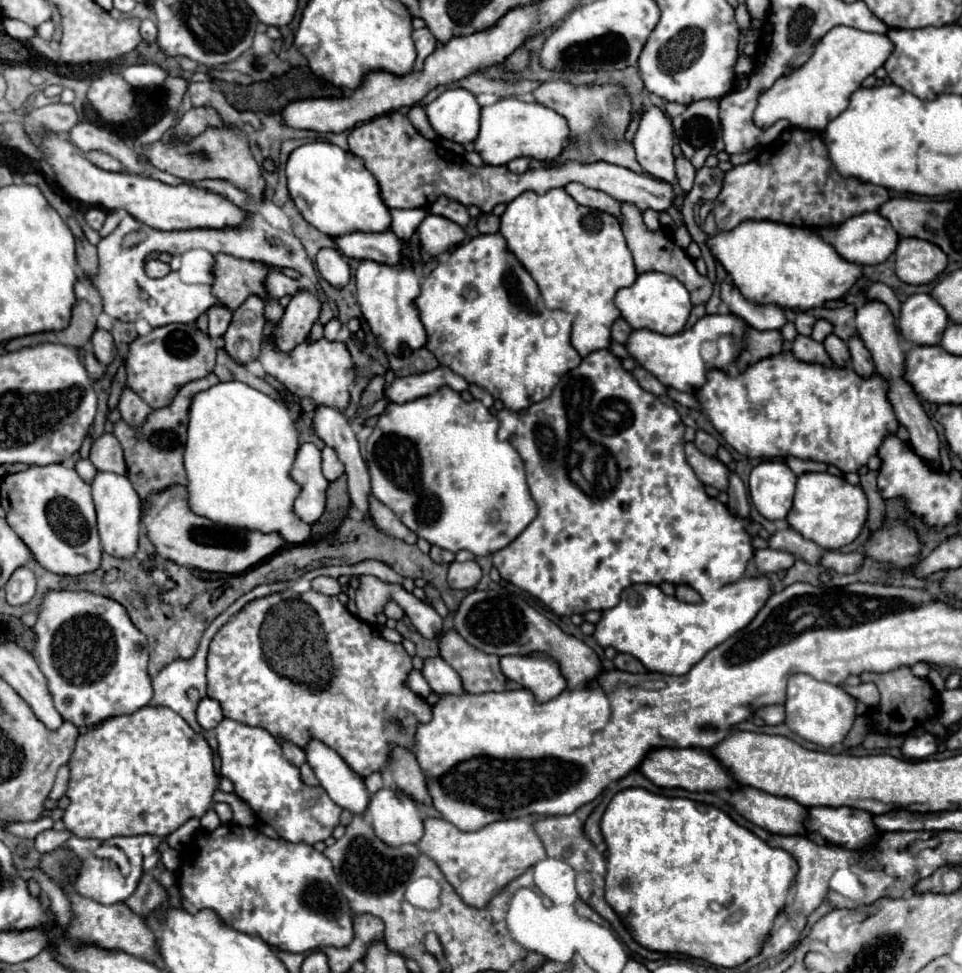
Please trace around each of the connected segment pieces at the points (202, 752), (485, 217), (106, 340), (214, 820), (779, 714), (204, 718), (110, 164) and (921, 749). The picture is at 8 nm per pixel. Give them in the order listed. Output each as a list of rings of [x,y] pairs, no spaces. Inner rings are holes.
[[[142,707],[130,715],[110,717],[98,727],[80,733],[76,747],[68,761],[70,781],[66,795],[70,799],[64,809],[66,829],[82,839],[106,841],[118,835],[158,835],[166,837],[192,817],[202,817],[218,789],[218,775],[214,771],[212,751],[206,739],[196,733],[178,713],[166,707]]]
[[[482,213],[478,219],[478,231],[480,233],[496,233],[500,229],[500,219],[492,213]]]
[[[96,329],[90,337],[90,343],[92,343],[92,351],[94,355],[98,357],[100,363],[104,365],[110,365],[114,355],[116,355],[116,347],[114,347],[114,341],[112,341],[112,335],[104,329]]]
[[[210,809],[210,811],[200,819],[200,825],[202,825],[202,829],[204,829],[204,831],[214,831],[214,829],[220,825],[220,819],[218,819],[216,811],[214,811],[214,809]]]
[[[768,705],[768,707],[760,707],[756,709],[756,715],[760,719],[764,719],[766,725],[778,725],[784,721],[784,707],[782,705]]]
[[[204,697],[198,705],[198,711],[196,711],[196,717],[198,717],[198,723],[204,727],[204,729],[214,729],[222,719],[222,707],[216,699],[210,699],[210,697]]]
[[[90,151],[90,153],[86,153],[86,159],[92,161],[96,167],[100,167],[104,171],[118,171],[118,173],[126,171],[126,167],[120,161],[116,161],[114,157],[110,157],[110,155],[102,153],[102,151]]]
[[[926,732],[926,735],[908,735],[900,747],[900,753],[906,757],[906,759],[926,759],[930,757],[932,753],[936,753],[938,745],[934,735],[930,735]]]

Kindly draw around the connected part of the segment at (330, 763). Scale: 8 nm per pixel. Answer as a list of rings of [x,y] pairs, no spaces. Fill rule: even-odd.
[[[310,739],[304,747],[306,763],[312,767],[320,785],[330,799],[352,813],[364,813],[368,807],[368,795],[364,781],[342,761],[342,757],[318,739]]]

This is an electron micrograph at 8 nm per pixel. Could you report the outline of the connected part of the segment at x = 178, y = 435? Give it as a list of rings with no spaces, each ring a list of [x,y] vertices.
[[[208,373],[202,379],[186,383],[174,397],[174,401],[168,407],[152,411],[146,421],[140,427],[128,425],[124,419],[114,423],[112,435],[120,441],[120,447],[124,451],[124,459],[128,465],[128,479],[140,499],[146,499],[150,493],[156,493],[158,489],[166,489],[166,485],[186,485],[186,473],[182,465],[182,453],[186,445],[186,427],[188,427],[188,409],[190,401],[196,393],[216,385],[220,379],[216,373]]]

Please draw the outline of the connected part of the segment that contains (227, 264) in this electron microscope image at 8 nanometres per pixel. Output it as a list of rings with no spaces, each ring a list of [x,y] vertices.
[[[218,253],[214,255],[212,271],[212,295],[230,311],[236,311],[250,295],[258,295],[268,301],[264,291],[268,267],[260,267],[254,261],[242,261],[238,257]]]

